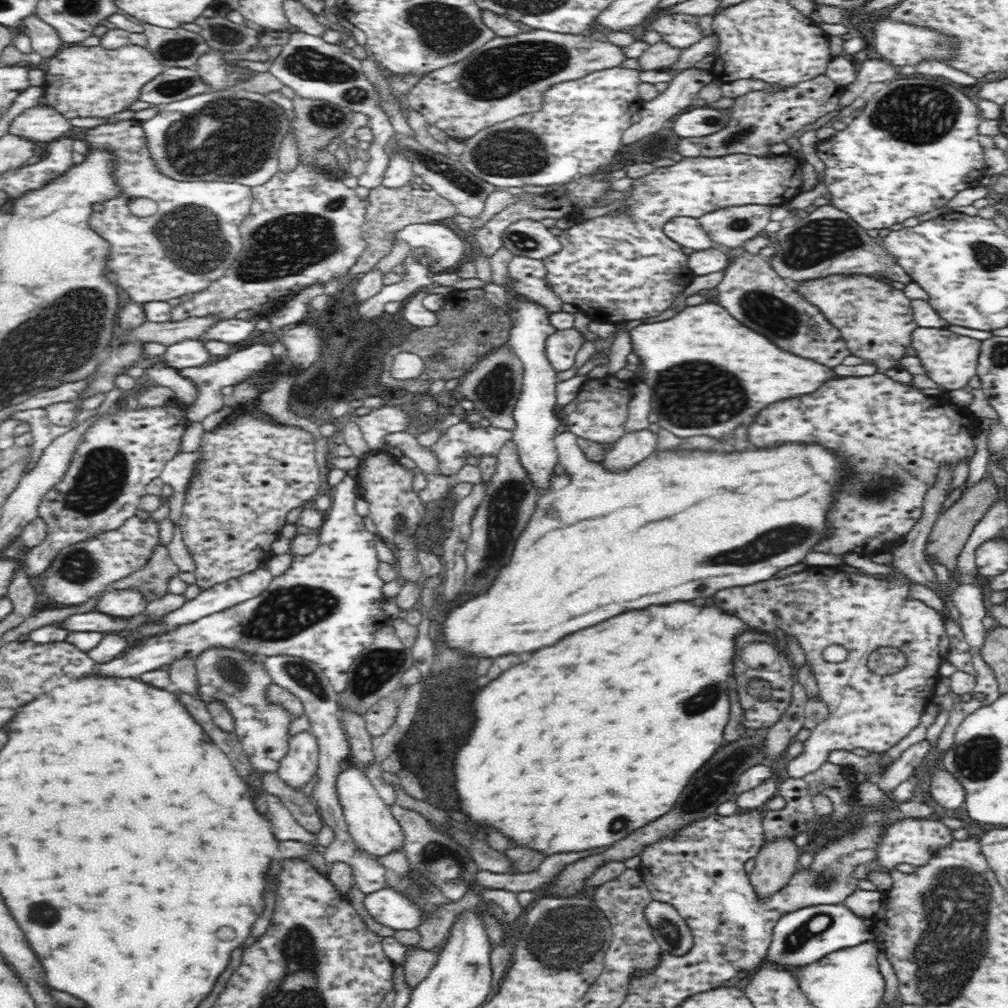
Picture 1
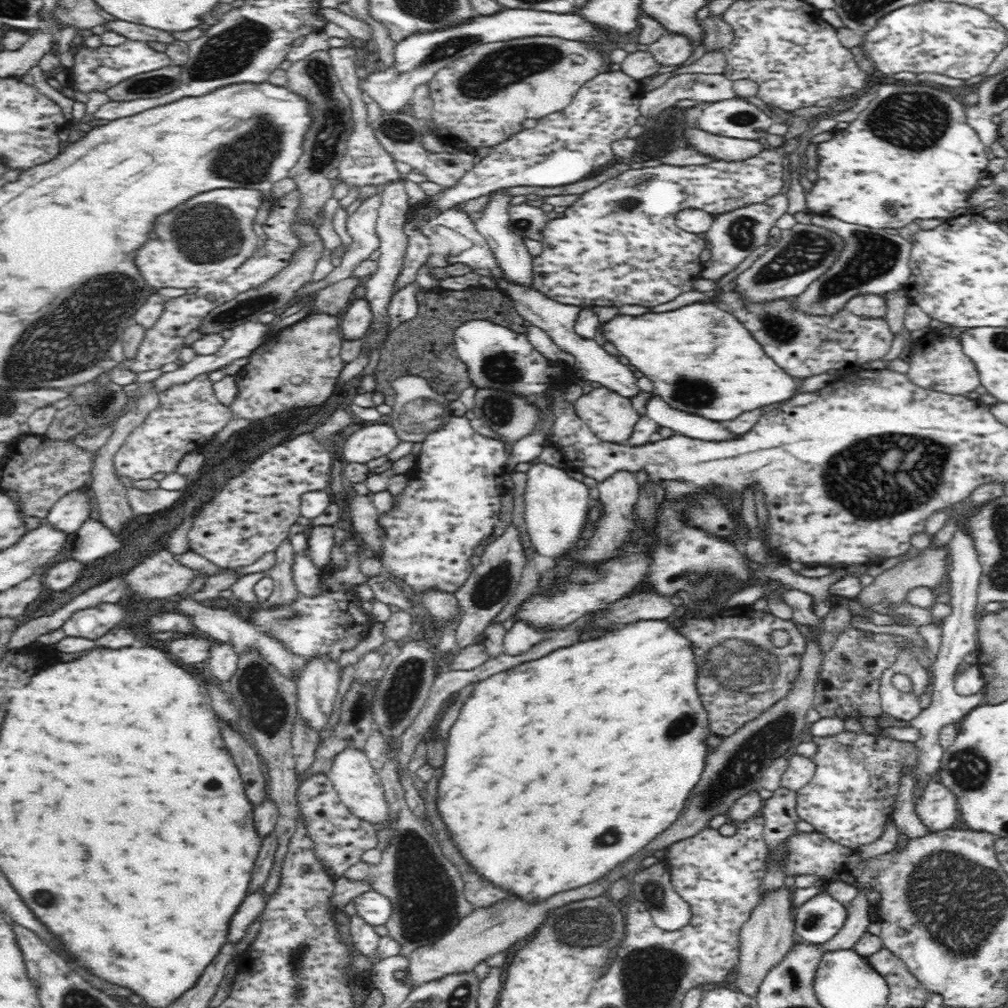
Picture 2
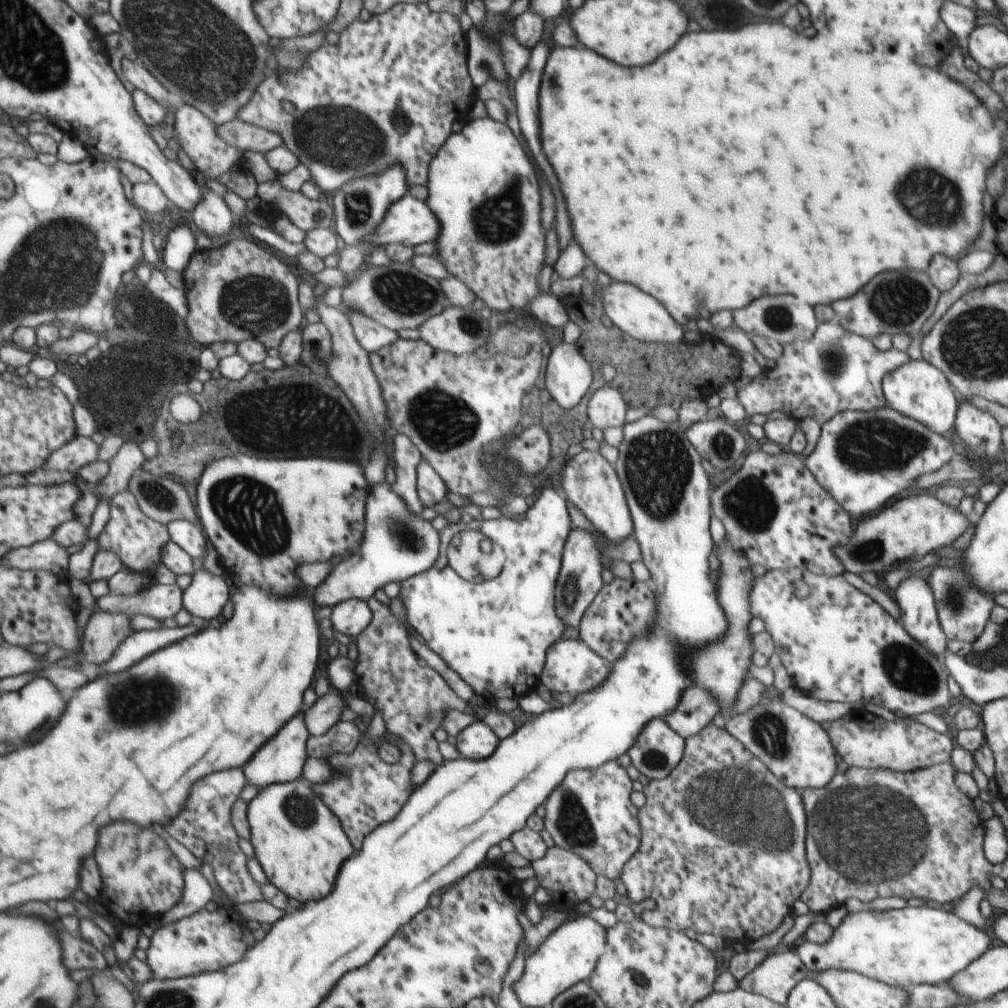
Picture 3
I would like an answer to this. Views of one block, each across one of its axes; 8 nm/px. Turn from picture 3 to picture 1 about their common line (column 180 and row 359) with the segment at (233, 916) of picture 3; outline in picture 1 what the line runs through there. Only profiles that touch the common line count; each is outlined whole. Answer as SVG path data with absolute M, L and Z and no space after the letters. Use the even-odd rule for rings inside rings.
M918 327L912 338L912 347L916 349L917 358L922 366L926 368L929 378L937 383L946 391L954 391L964 389L970 379L977 374L977 367L983 342L976 338L968 338L968 336L959 336L950 332L948 329L922 328Z

